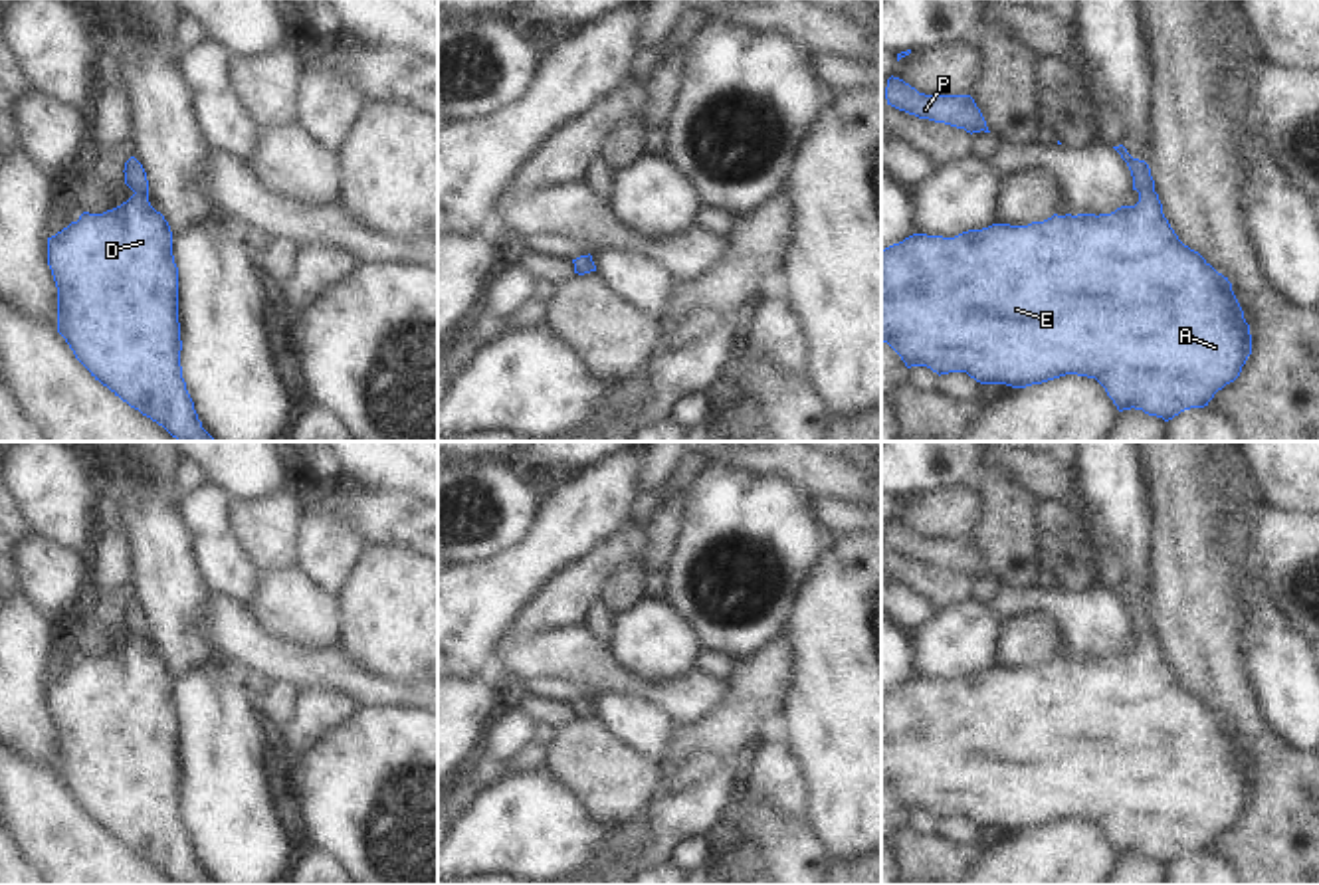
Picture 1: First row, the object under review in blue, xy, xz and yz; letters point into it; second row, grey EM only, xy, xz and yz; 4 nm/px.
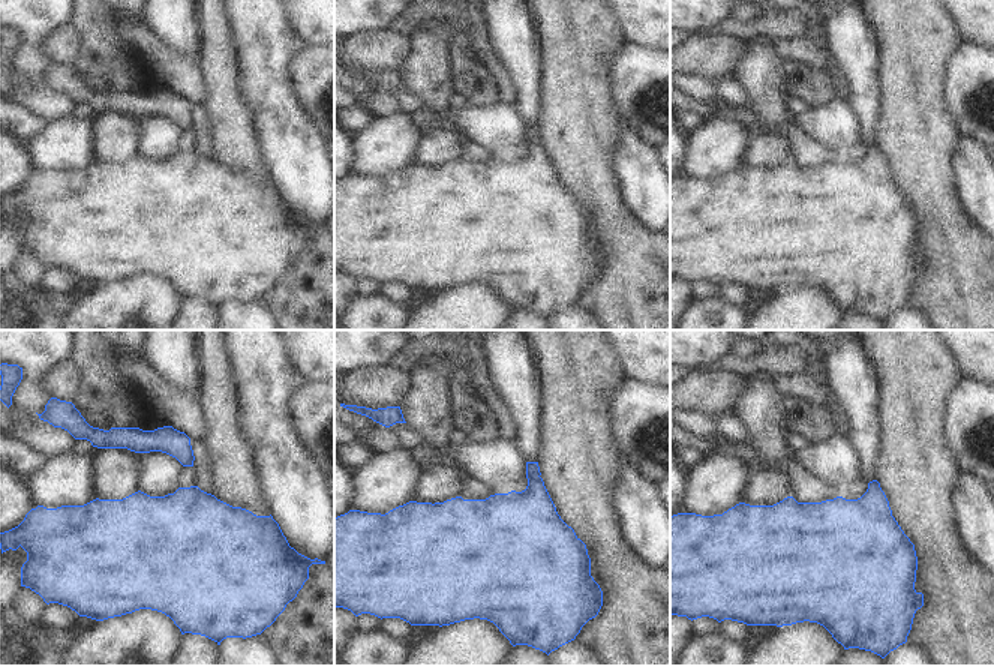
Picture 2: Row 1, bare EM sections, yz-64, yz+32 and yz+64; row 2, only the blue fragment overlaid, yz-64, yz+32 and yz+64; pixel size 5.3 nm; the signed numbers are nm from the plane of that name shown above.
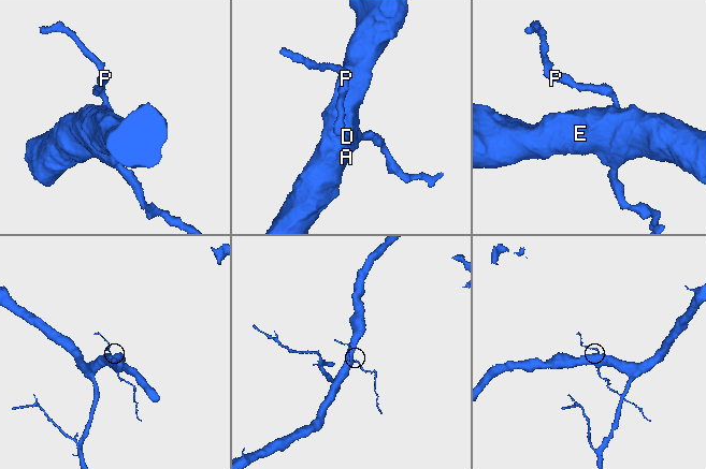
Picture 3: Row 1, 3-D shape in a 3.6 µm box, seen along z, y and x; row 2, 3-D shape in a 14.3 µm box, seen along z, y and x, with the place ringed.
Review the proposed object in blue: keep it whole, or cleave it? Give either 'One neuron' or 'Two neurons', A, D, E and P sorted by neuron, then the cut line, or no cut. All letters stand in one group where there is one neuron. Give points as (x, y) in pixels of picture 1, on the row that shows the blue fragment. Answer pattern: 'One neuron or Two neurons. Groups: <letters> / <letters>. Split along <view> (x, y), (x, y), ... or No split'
One neuron. Groups: A D E P. No split.

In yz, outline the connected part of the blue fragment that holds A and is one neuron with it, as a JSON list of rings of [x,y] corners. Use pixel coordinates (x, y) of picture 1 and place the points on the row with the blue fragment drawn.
[[[1123,145],[1113,147],[1127,162],[1133,176],[1133,190],[1139,192],[1135,206],[1121,206],[1111,214],[1065,214],[1028,226],[992,224],[982,230],[968,230],[955,238],[913,234],[899,244],[881,249],[881,344],[887,343],[911,366],[927,366],[933,372],[966,372],[980,384],[1006,384],[1026,388],[1065,374],[1095,378],[1113,400],[1119,412],[1143,410],[1149,416],[1172,420],[1184,410],[1204,408],[1218,390],[1234,382],[1252,354],[1250,325],[1232,291],[1228,277],[1218,273],[1198,251],[1184,246],[1163,214],[1163,204],[1155,192],[1155,180],[1145,160],[1133,158]]]

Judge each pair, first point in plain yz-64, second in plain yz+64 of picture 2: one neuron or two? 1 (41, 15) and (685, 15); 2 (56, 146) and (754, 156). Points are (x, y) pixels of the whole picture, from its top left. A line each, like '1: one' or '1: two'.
1: one
2: two

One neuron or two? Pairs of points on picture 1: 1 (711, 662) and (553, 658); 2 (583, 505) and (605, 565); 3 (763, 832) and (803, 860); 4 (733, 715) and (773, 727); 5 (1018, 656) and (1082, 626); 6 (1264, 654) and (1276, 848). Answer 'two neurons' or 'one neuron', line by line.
1: two neurons
2: two neurons
3: one neuron
4: two neurons
5: two neurons
6: two neurons

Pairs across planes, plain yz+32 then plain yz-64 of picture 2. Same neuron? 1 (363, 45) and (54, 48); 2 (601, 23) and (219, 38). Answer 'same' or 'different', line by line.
1: same
2: same

